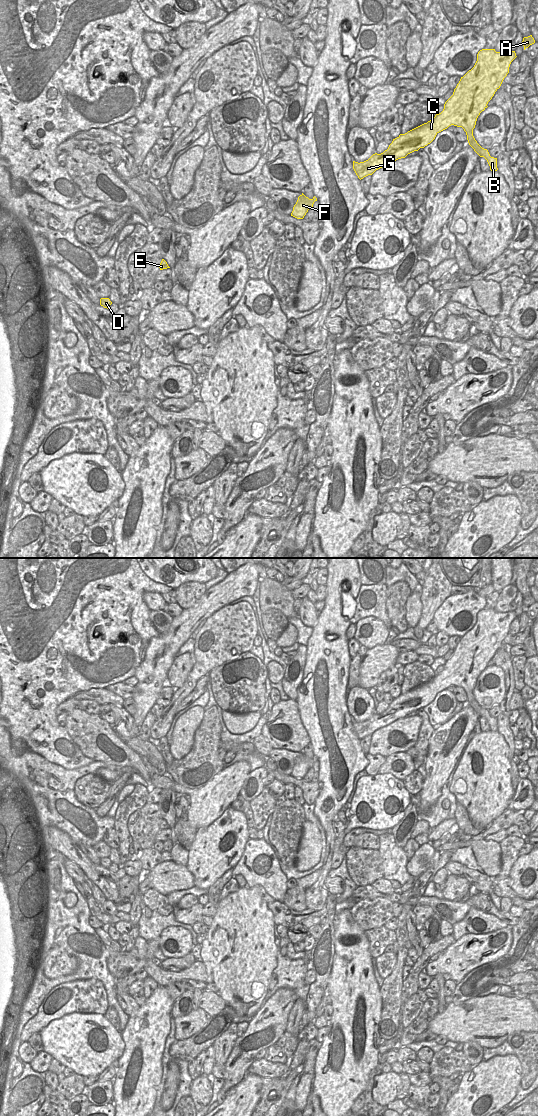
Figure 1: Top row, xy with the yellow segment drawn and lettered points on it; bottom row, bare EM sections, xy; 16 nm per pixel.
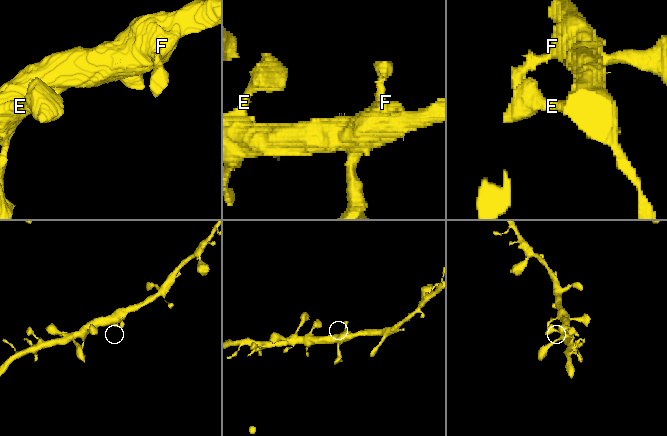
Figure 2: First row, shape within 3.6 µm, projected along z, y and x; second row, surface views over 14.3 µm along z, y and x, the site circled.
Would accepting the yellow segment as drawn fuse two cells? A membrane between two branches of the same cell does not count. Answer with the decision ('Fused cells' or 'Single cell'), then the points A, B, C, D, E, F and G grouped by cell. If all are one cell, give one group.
Single cell. Groups: A B C D E F G

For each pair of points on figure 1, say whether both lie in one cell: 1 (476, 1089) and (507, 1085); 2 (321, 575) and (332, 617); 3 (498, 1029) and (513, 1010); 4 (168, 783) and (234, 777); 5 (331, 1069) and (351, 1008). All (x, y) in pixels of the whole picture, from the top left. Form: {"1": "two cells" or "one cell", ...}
{"1": "one cell", "2": "two cells", "3": "one cell", "4": "one cell", "5": "one cell"}

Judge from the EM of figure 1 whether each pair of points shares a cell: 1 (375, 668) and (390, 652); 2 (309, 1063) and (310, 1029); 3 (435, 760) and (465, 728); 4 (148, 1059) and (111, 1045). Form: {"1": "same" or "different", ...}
{"1": "same", "2": "different", "3": "same", "4": "different"}

